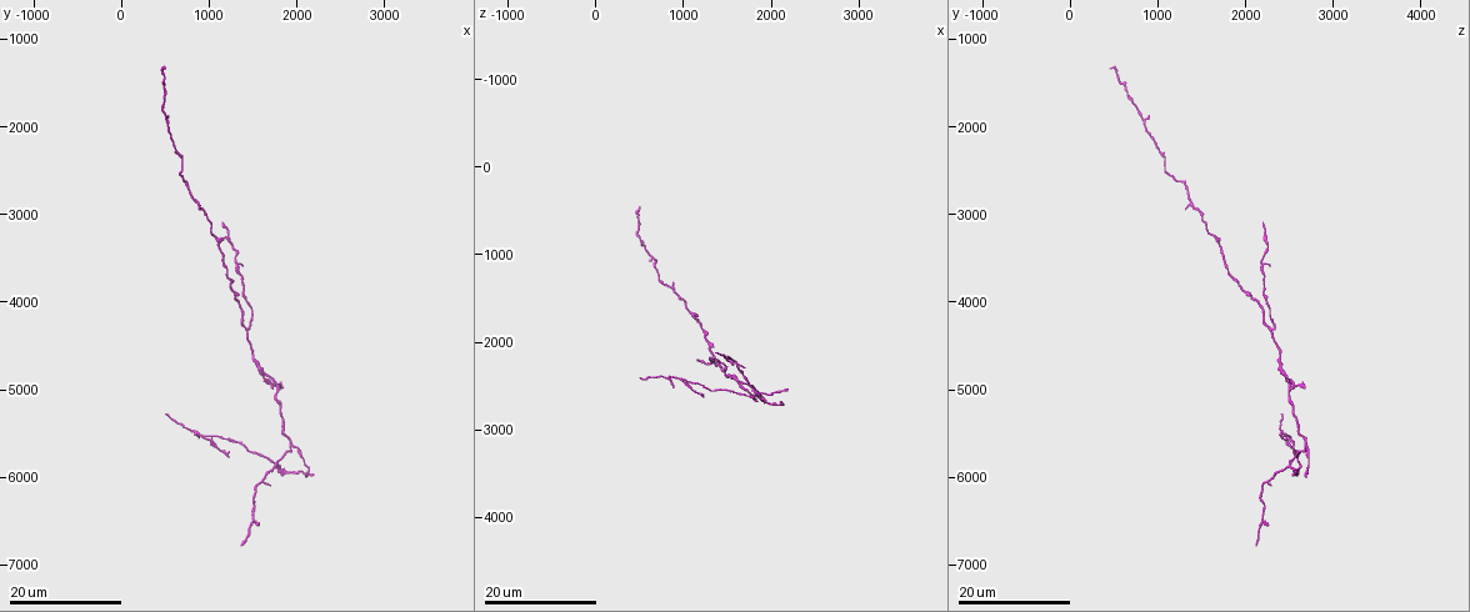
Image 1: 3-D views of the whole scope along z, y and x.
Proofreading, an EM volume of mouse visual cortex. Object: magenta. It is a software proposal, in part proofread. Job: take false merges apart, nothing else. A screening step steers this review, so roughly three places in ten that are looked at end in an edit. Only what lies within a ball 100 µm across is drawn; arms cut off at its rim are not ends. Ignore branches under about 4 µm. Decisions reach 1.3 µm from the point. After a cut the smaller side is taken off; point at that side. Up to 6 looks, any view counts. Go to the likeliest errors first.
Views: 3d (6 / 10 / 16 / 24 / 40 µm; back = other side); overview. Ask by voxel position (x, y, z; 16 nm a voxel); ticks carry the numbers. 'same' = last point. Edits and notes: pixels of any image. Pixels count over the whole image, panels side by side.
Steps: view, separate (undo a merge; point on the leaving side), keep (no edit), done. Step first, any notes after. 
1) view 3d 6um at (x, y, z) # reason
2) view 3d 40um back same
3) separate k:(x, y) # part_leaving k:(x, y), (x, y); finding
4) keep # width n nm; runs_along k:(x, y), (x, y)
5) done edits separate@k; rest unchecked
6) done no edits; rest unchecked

view 3d 24um at (1650, 4800, 2450) # side arm on a straight run

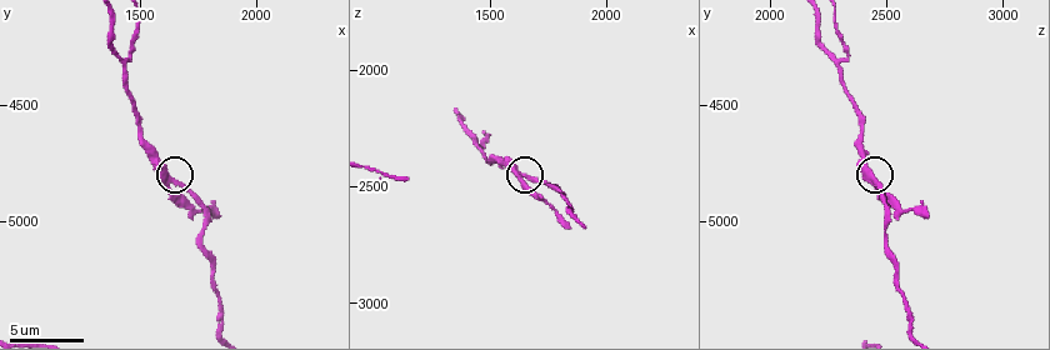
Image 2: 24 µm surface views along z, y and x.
view 3d 10um at (1660, 4840, 2450)

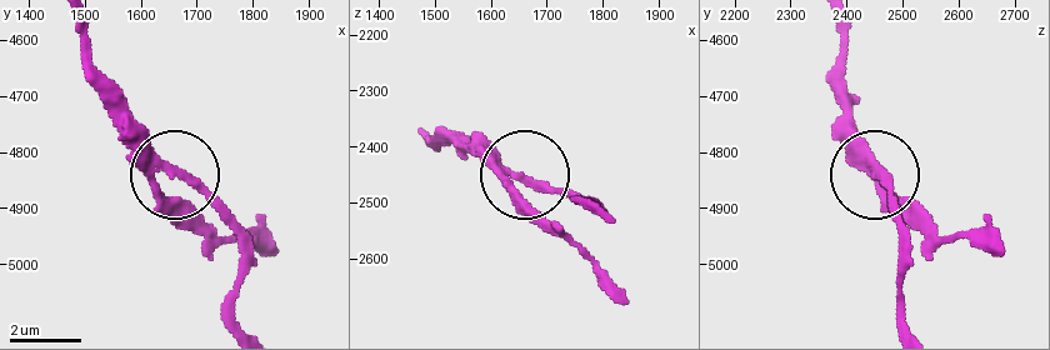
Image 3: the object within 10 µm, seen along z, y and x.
separate 3:(158, 210) # side_arm 6 um; a second cell is stuck on

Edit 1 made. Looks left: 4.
view 3d 16um at (1950, 5650, 2700)

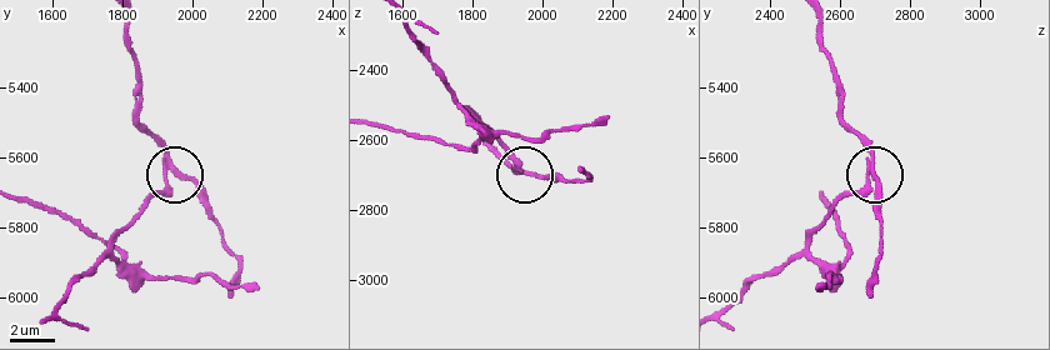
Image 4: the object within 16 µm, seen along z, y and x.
view 3d 6um at (1930, 5640, 2690)

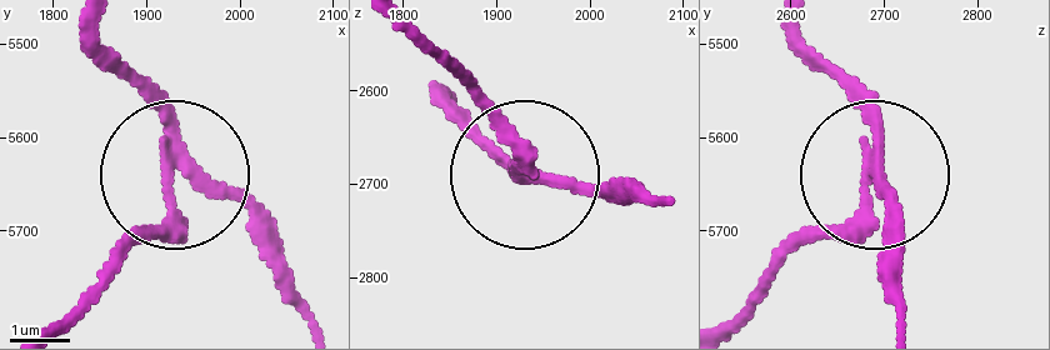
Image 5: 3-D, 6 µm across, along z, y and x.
separate 5:(141, 226) # arms 3; two cells meet here

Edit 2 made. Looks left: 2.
done edits separate@3, separate@5; rest unchecked

